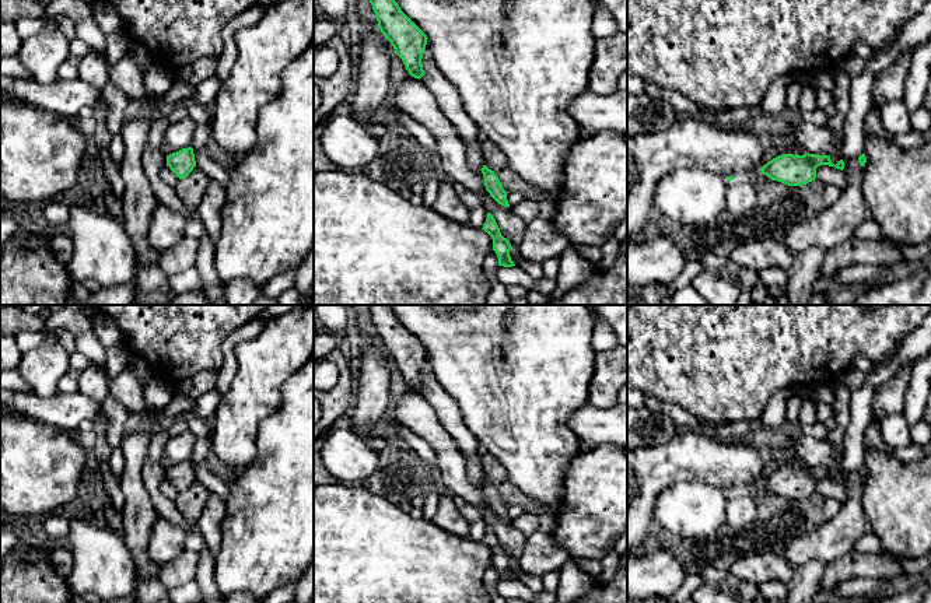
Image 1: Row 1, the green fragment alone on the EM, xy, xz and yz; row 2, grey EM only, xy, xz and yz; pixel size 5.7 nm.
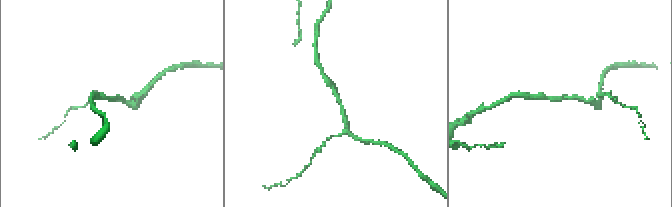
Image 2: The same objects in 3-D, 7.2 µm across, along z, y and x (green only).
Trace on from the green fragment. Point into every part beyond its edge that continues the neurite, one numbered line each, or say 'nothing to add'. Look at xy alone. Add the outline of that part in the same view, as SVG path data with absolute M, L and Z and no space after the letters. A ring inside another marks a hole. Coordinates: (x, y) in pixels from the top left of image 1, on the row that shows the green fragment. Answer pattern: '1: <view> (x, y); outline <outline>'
nothing to add

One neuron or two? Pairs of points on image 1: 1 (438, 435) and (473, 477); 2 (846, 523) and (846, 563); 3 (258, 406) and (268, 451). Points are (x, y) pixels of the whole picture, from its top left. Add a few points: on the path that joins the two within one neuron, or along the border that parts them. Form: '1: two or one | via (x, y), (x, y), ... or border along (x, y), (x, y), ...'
1: two | border along (454, 438), (466, 460), (466, 477), (479, 484)
2: two | border along (853, 550), (826, 564)
3: two | border along (280, 395), (279, 407), (259, 427), (255, 455)

